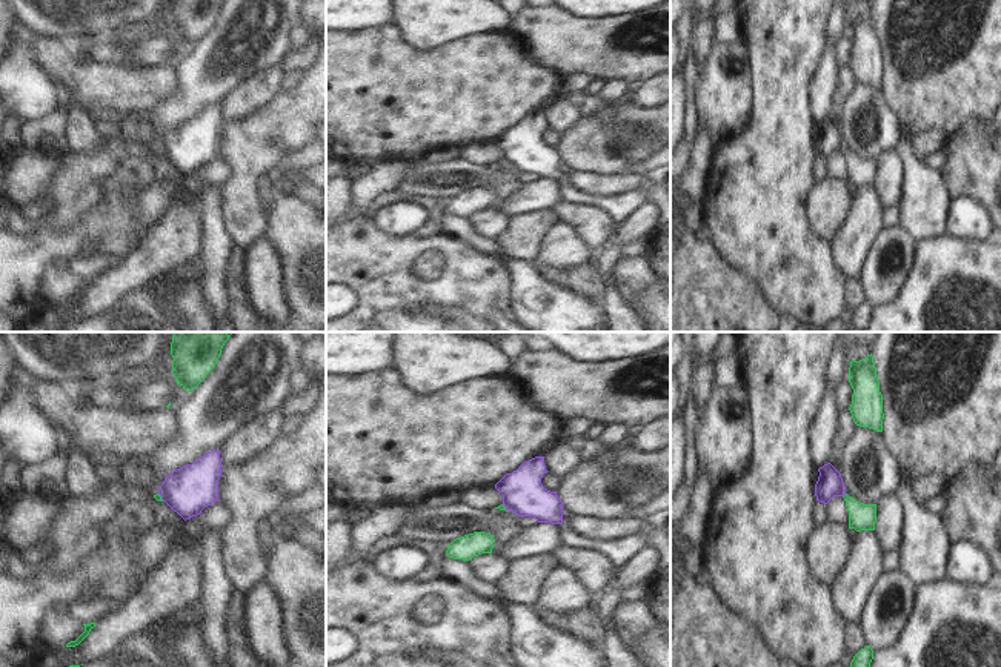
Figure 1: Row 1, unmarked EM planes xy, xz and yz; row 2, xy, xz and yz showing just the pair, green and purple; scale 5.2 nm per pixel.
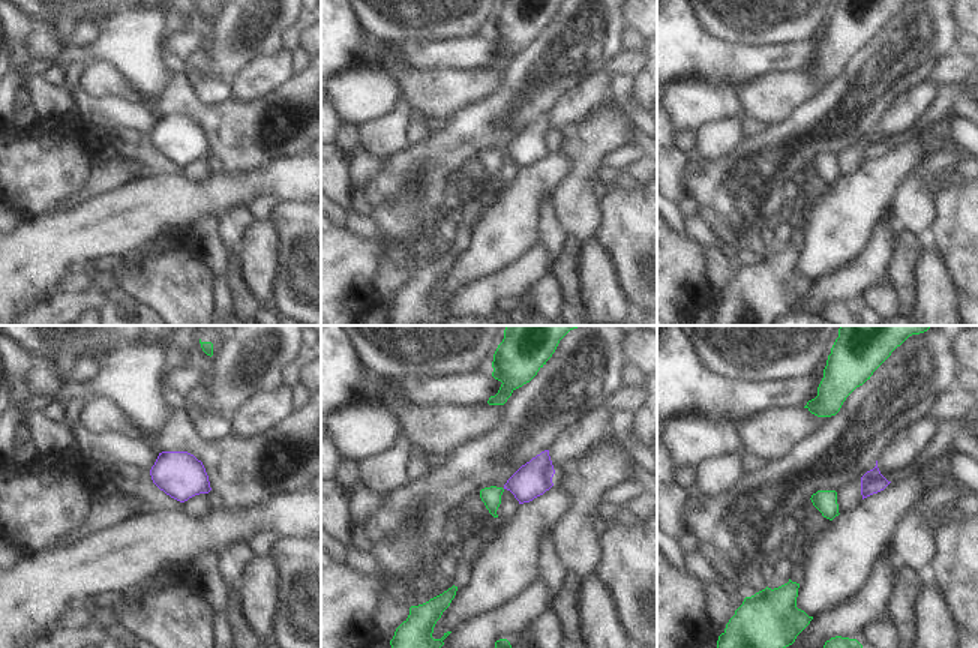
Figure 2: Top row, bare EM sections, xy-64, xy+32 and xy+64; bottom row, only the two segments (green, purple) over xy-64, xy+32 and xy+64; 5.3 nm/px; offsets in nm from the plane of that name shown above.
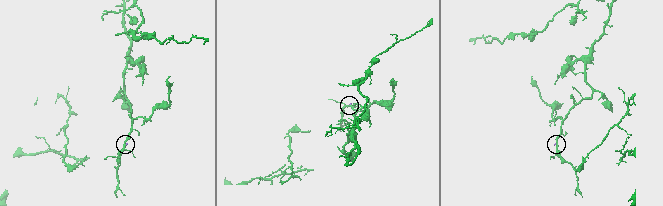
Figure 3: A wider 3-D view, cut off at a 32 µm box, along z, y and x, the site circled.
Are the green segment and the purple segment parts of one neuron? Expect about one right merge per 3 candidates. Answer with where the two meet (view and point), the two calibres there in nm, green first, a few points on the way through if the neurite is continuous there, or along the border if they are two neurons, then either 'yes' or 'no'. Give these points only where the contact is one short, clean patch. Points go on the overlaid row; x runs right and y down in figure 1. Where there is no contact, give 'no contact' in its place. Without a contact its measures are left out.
yz (844, 495) | 140/140 nm | along yz (846, 494), (843, 497) | no

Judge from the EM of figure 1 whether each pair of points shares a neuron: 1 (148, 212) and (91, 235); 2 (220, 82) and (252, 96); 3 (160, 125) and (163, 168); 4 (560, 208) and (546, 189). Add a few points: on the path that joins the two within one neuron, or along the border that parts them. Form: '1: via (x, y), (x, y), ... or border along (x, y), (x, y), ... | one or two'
1: via (134, 212), (129, 212), (114, 228), (105, 231) | one
2: border along (266, 69), (259, 69), (242, 80), (219, 105) | two
3: border along (120, 131), (131, 139), (142, 139), (154, 149) | two
4: border along (560, 199), (549, 209) | two

